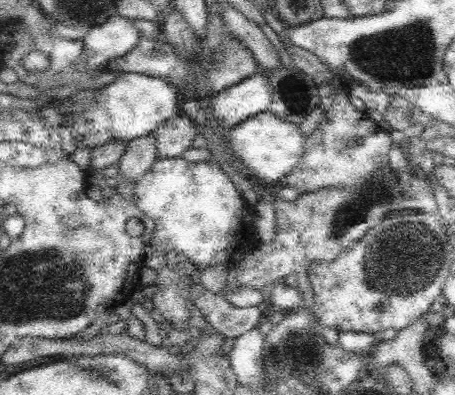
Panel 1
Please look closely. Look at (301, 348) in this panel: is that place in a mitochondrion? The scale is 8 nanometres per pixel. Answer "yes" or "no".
yes

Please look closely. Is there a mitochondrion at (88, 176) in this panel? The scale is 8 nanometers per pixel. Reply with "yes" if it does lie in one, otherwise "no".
no

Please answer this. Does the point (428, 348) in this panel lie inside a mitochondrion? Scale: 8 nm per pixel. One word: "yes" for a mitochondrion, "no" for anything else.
no

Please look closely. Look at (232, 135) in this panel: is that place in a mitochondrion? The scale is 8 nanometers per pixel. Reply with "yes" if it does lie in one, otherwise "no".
no

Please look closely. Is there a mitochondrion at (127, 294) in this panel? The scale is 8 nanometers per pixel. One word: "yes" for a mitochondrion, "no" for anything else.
no

